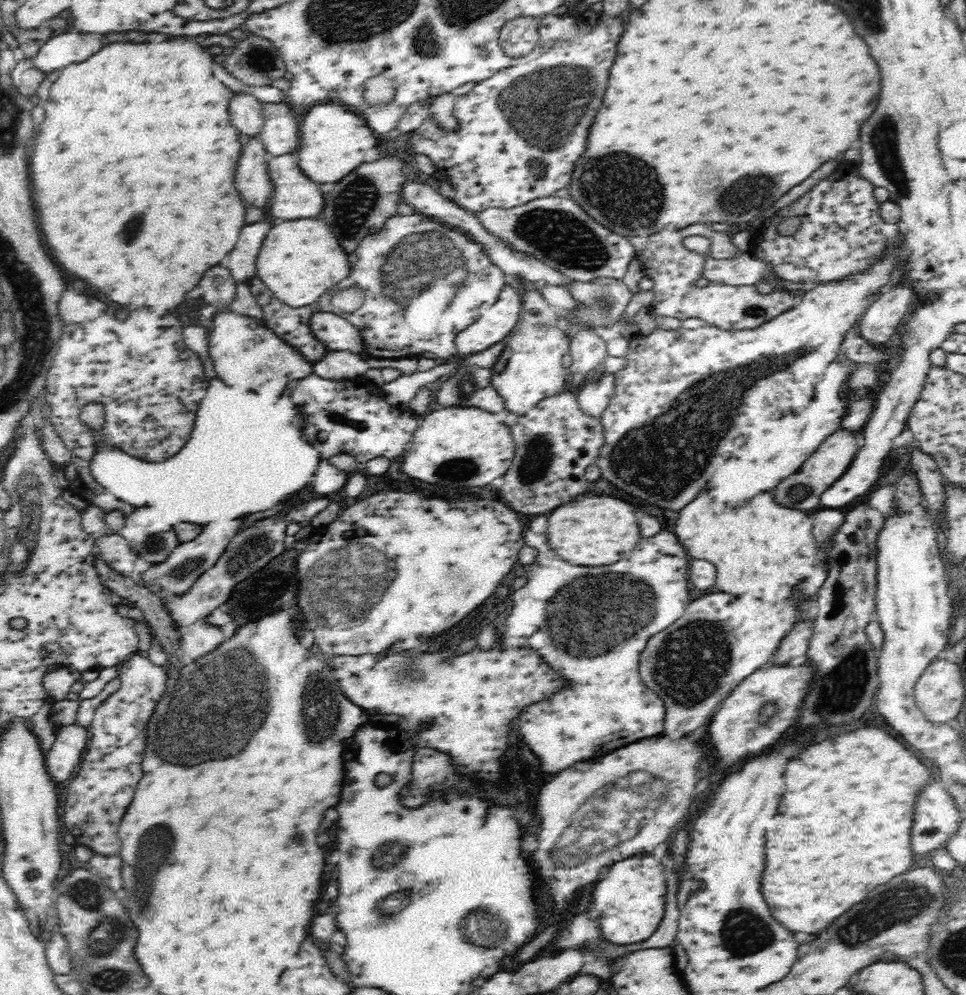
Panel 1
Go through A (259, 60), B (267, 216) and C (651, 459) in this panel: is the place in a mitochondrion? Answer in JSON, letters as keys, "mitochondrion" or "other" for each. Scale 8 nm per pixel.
{"A":"mitochondrion","B":"other","C":"mitochondrion"}

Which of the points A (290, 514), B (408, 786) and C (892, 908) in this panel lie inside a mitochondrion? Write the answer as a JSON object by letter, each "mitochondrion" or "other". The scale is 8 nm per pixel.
{"A":"other","B":"other","C":"mitochondrion"}

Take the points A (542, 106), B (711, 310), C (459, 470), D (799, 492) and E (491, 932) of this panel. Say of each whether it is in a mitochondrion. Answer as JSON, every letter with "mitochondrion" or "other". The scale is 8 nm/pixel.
{"A":"mitochondrion","B":"other","C":"mitochondrion","D":"mitochondrion","E":"mitochondrion"}

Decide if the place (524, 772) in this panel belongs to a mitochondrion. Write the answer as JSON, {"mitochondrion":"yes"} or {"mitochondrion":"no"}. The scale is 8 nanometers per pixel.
{"mitochondrion":"no"}

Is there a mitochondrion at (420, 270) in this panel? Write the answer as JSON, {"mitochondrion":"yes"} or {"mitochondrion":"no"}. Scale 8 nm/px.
{"mitochondrion":"yes"}

